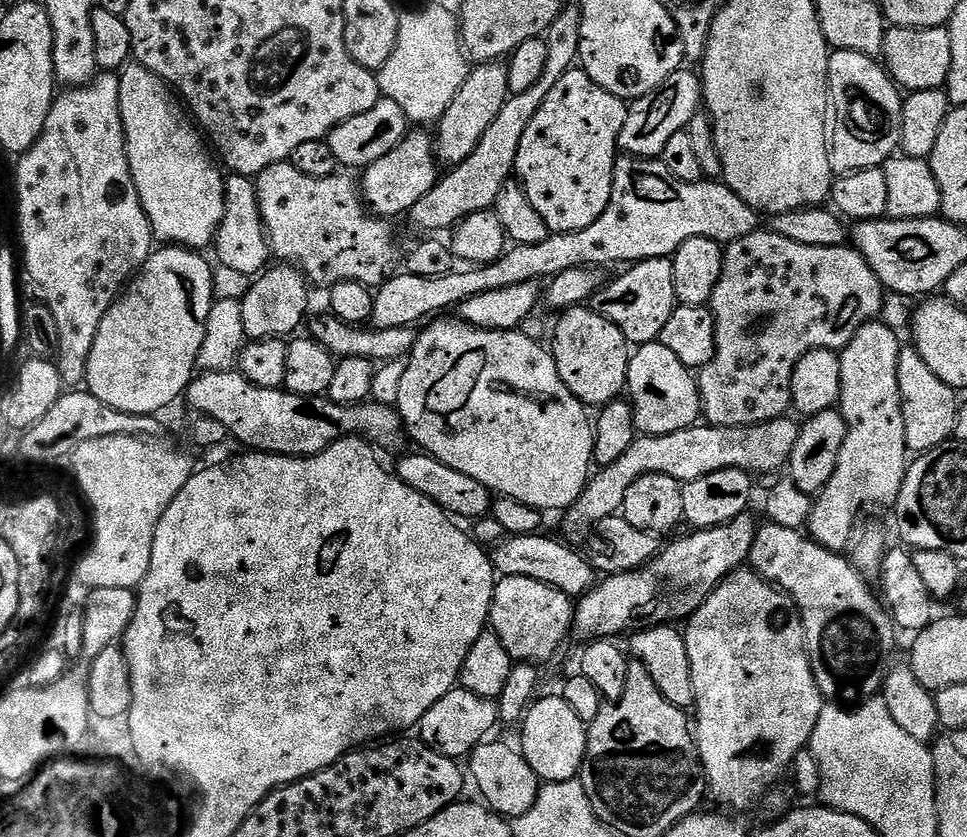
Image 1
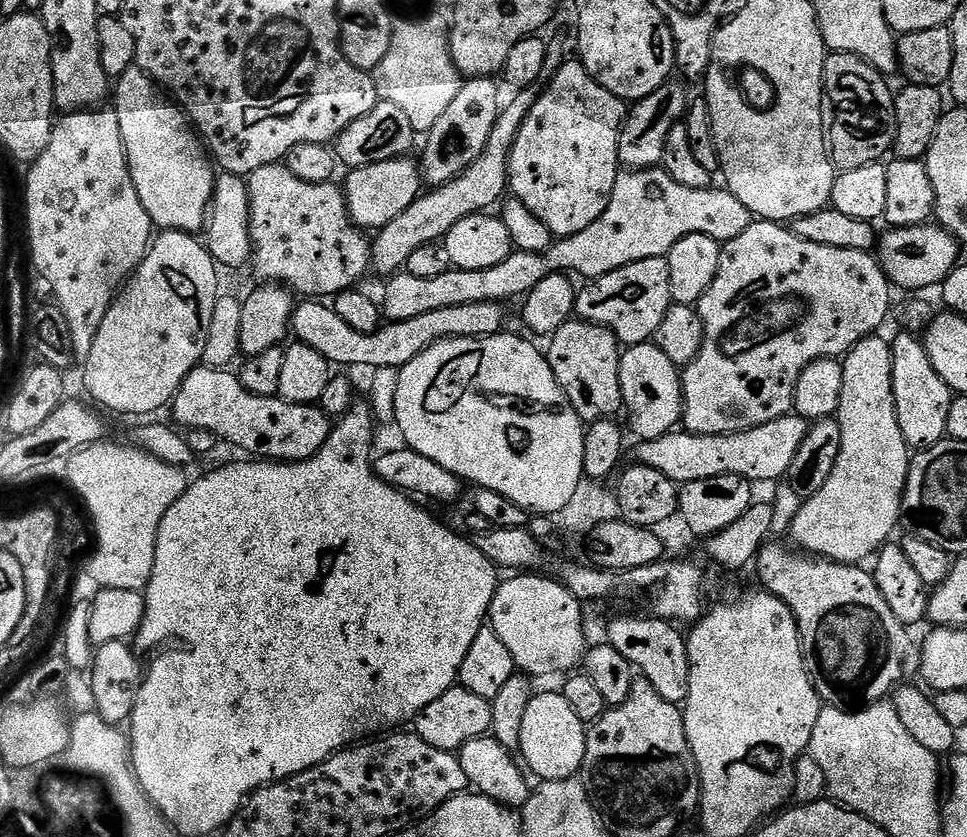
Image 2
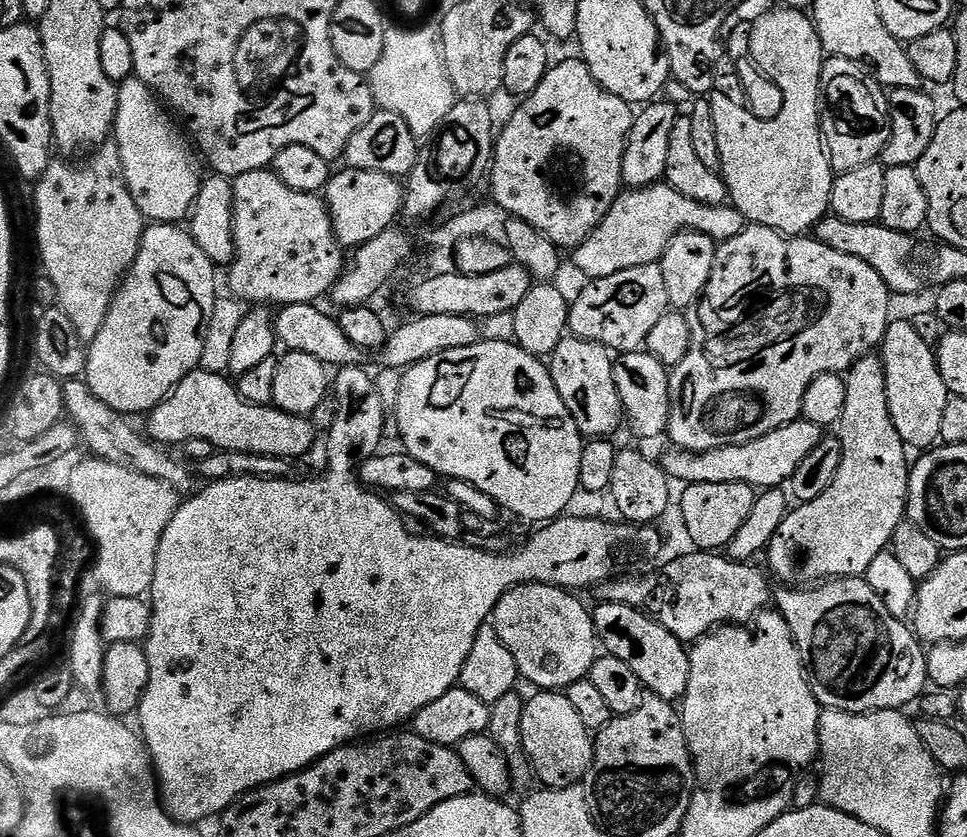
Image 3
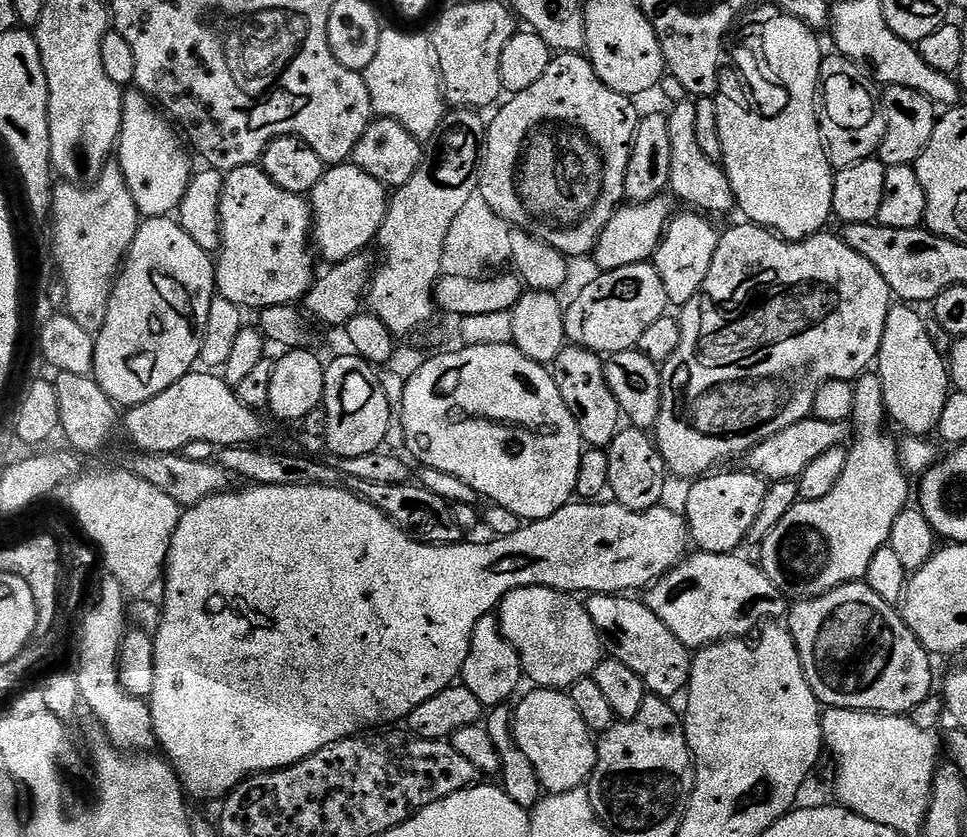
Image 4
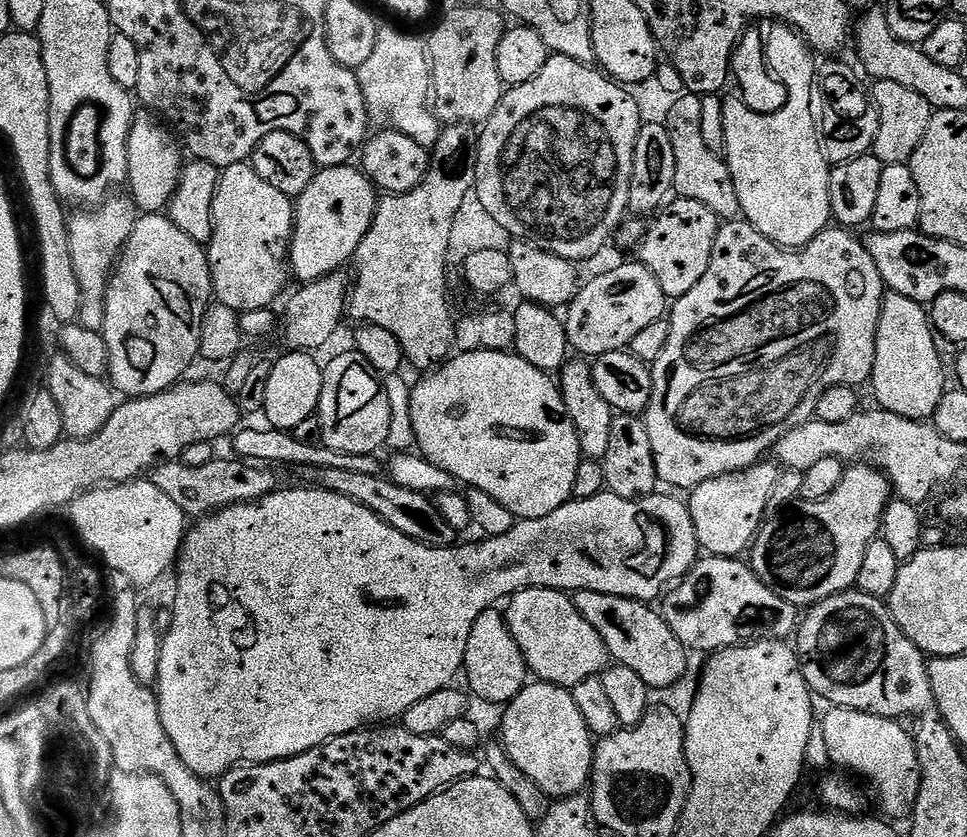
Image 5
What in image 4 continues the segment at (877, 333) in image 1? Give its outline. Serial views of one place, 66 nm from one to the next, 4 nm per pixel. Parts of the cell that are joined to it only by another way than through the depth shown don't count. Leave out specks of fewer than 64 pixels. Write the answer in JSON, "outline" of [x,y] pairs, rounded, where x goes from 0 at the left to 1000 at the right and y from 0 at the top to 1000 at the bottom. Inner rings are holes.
{"outline":[[[895,447],[883,459],[883,490],[879,511],[883,520],[879,526],[875,562],[871,562],[871,571],[862,579],[862,585],[854,590],[854,595],[845,597],[825,596],[811,619],[784,650],[786,665],[784,673],[792,691],[800,695],[806,707],[815,714],[835,714],[849,712],[872,698],[884,698],[892,694],[896,681],[900,681],[900,667],[908,662],[910,655],[917,651],[920,633],[929,614],[940,606],[940,570],[931,554],[931,536],[928,527],[921,526],[914,517],[916,493],[914,491],[914,472],[909,448]]]}

